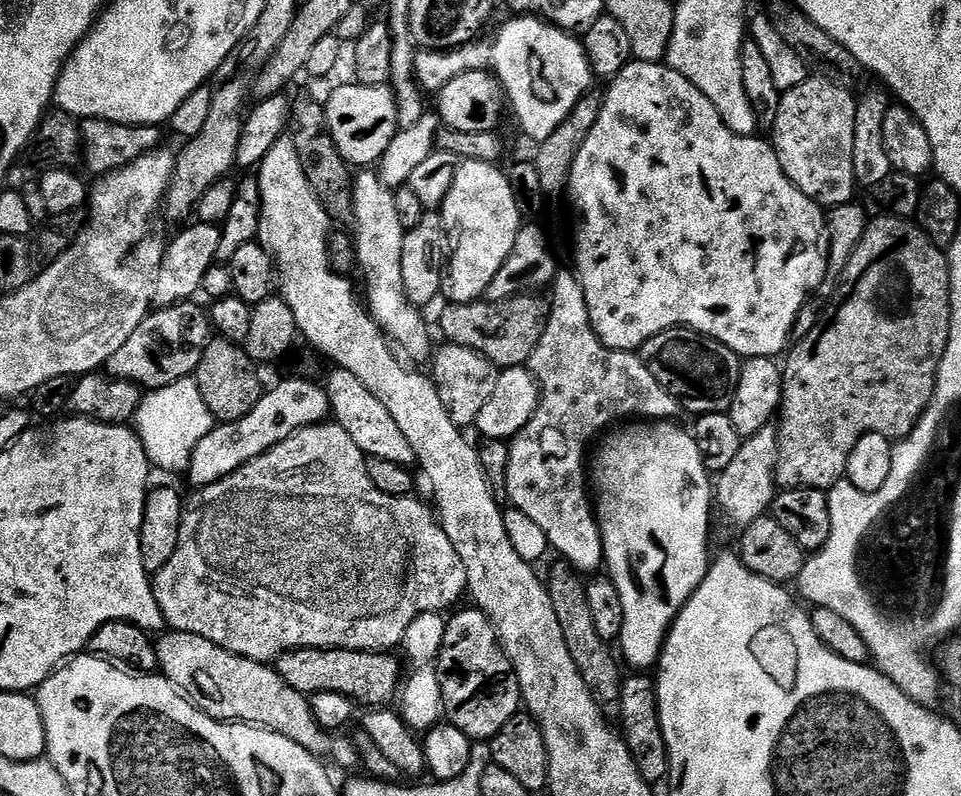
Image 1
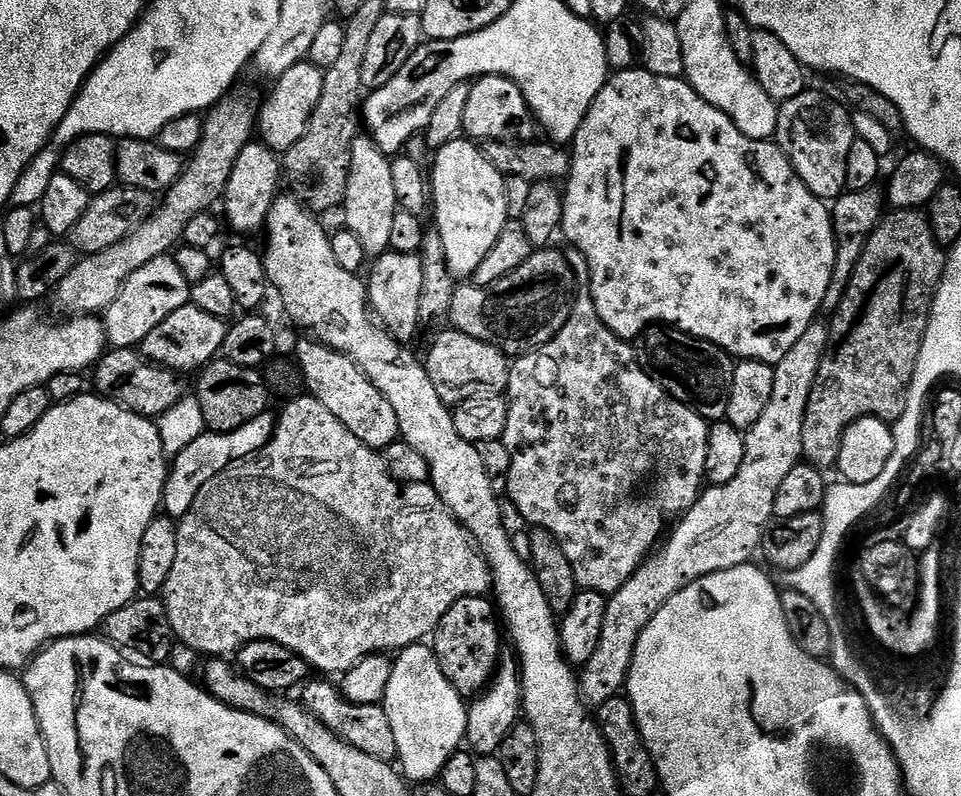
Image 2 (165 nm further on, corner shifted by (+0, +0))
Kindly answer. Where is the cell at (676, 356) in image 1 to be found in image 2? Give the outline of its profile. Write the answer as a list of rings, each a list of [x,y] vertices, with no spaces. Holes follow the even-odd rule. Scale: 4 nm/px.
[[[653,326],[644,329],[634,344],[640,365],[678,402],[690,406],[702,419],[720,422],[727,417],[730,390],[737,361],[714,342],[692,336],[681,328]]]

